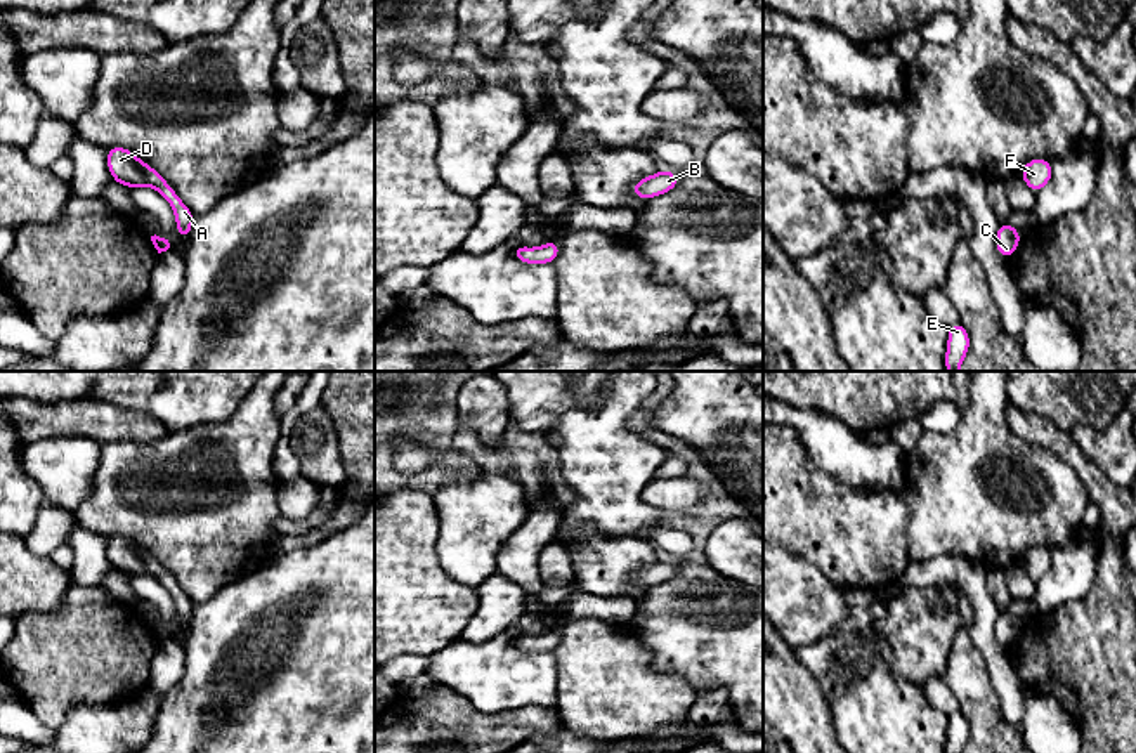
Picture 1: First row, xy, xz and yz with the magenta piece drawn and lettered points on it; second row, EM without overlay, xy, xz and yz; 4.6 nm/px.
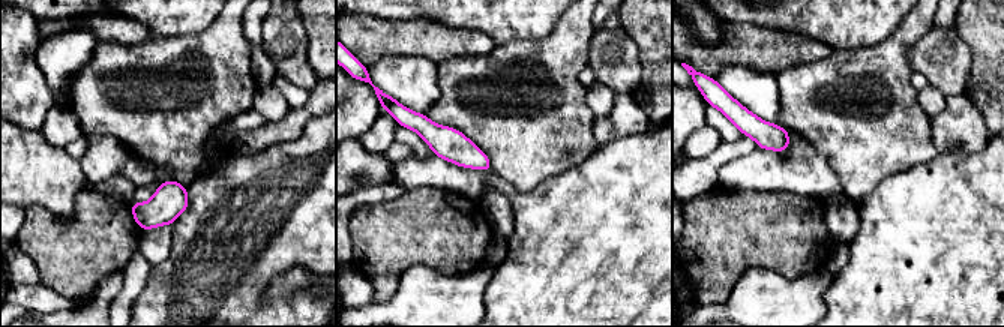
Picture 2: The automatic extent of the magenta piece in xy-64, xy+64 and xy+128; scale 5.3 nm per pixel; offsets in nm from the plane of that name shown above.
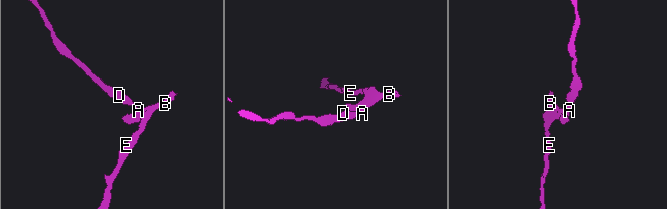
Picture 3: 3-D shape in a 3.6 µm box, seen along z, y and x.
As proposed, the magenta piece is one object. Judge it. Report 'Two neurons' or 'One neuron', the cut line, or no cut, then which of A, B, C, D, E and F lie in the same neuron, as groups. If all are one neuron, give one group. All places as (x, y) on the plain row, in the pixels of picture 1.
One neuron. No split. Groups: A B C D E F

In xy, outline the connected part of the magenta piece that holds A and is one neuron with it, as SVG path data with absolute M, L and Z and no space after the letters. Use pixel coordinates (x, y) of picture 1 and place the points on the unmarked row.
M116 534L108 536L108 559L114 571L125 576L149 574L156 578L173 597L177 623L189 626L194 602L153 555L146 553L132 540Z

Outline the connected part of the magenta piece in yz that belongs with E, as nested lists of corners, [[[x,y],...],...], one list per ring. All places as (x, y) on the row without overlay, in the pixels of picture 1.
[[[957,710],[949,717],[945,753],[963,753],[970,737],[970,724],[966,717]]]

